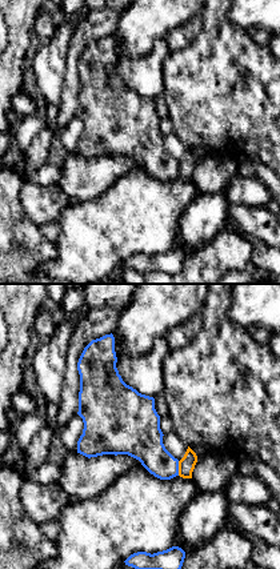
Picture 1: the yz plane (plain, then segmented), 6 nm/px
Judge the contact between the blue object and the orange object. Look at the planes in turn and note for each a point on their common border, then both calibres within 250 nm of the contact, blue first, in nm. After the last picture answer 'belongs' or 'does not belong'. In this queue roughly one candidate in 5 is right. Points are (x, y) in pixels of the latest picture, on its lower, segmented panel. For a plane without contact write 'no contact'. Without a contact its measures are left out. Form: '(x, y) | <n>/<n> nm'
(178, 468) | 200/100 nm

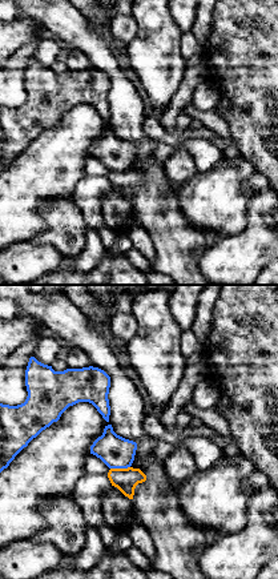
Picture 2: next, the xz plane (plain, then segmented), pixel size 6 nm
(120, 467) | 190/140 nm

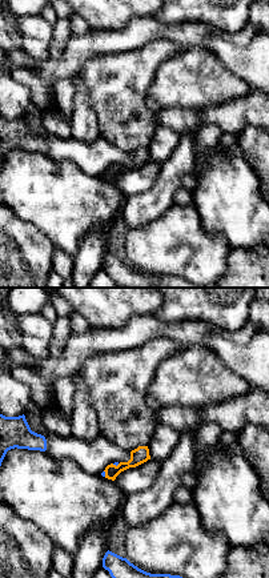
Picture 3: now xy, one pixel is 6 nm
(116, 465) | 20/100 nm

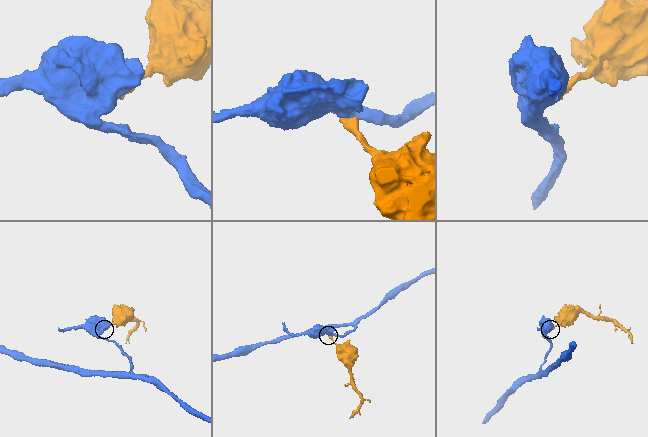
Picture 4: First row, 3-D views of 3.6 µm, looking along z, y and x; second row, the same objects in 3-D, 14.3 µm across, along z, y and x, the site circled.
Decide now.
does not belong

